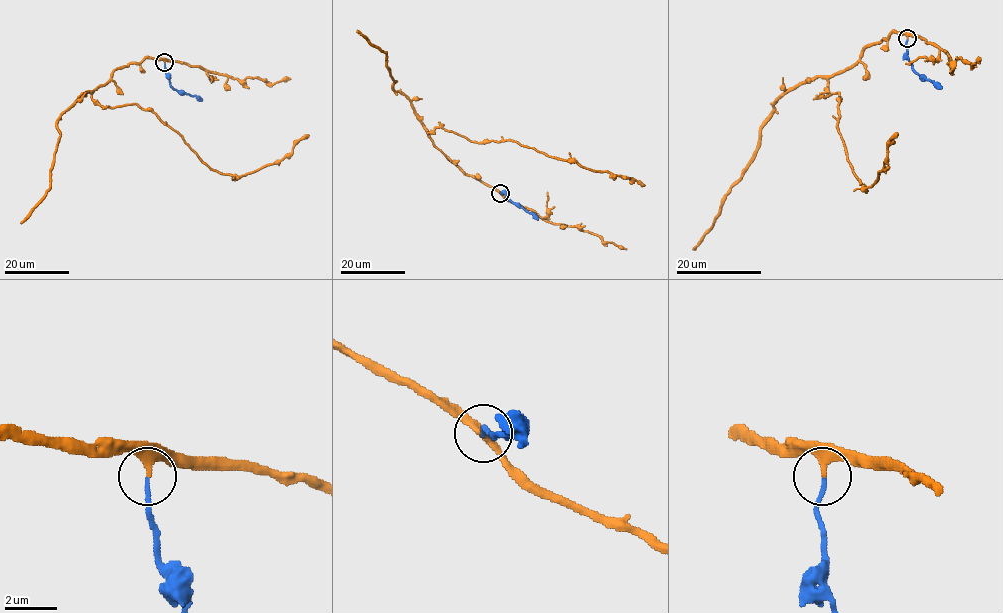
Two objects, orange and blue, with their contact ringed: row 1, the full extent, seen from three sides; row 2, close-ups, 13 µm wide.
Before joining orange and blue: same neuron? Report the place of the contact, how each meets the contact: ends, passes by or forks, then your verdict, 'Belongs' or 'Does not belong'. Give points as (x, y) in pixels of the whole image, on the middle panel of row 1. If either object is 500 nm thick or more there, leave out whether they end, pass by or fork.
Place: (500, 193). At the ring orange passes by. At the ring blue ends. Belongs

